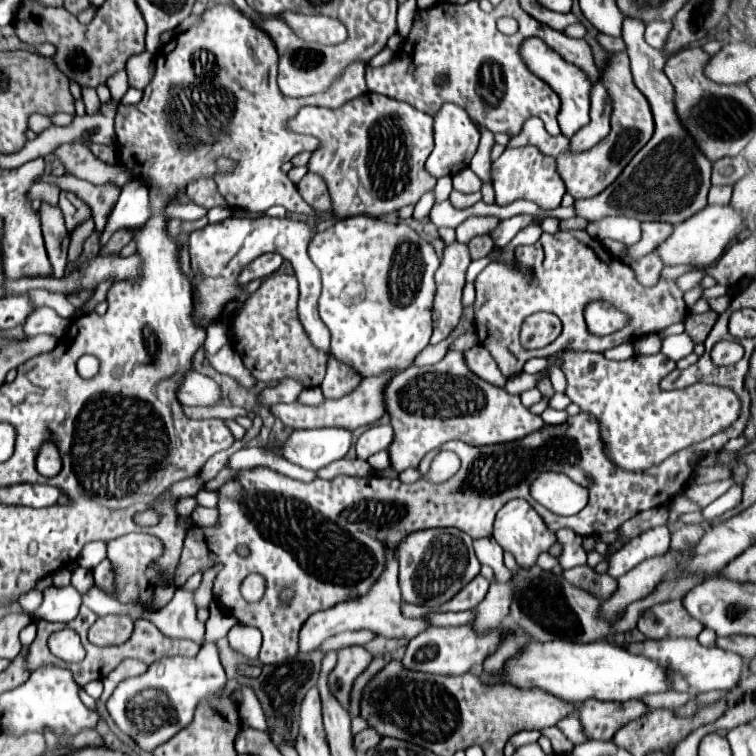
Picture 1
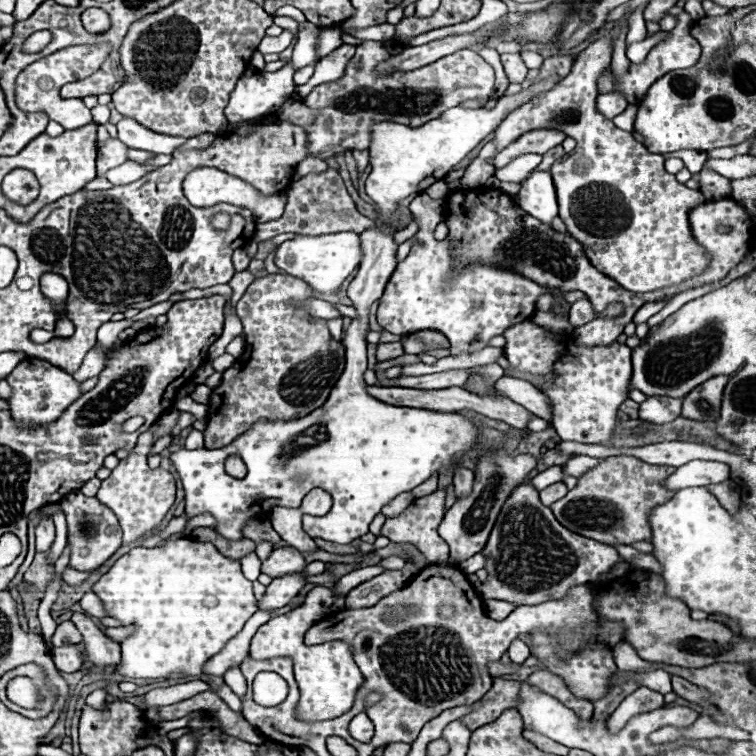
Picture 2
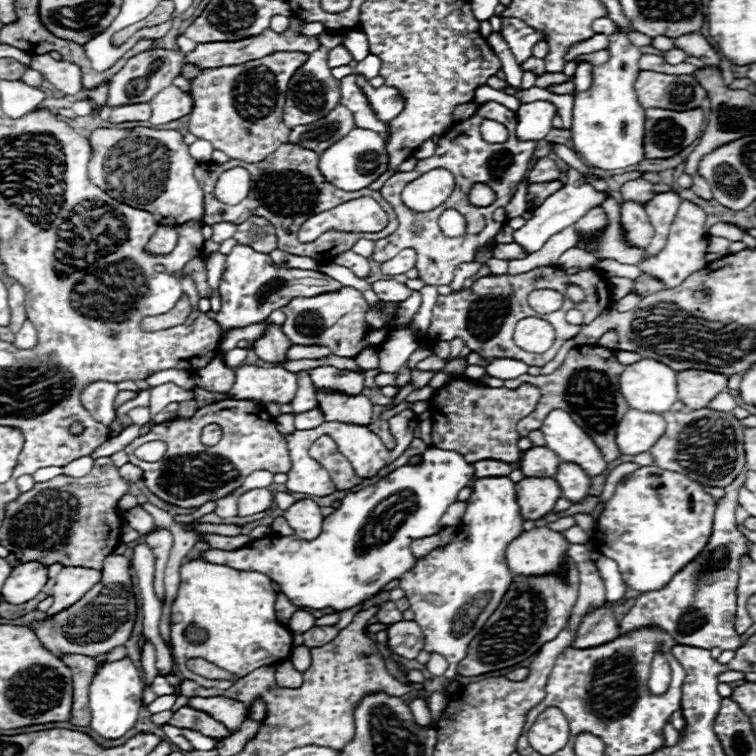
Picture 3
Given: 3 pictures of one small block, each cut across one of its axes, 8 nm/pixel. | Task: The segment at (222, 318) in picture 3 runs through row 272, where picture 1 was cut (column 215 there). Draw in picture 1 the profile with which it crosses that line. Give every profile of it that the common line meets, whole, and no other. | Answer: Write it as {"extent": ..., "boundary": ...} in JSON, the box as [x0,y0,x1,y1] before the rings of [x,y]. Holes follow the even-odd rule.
{"extent":[188,218,330,352],"boundary":[[[226,218],[216,224],[206,224],[202,230],[196,230],[190,234],[188,248],[190,248],[190,266],[194,270],[194,276],[198,280],[198,294],[194,298],[194,320],[200,328],[208,328],[214,324],[226,304],[238,300],[238,296],[244,292],[244,286],[238,282],[238,276],[246,264],[250,264],[254,258],[266,254],[266,252],[278,252],[294,266],[294,276],[300,284],[300,302],[298,302],[298,314],[304,324],[304,330],[308,332],[310,340],[316,348],[328,352],[330,348],[330,332],[324,326],[324,322],[318,316],[316,304],[322,290],[320,282],[320,270],[306,262],[306,246],[312,238],[312,230],[306,222],[292,220],[292,218]]]}

